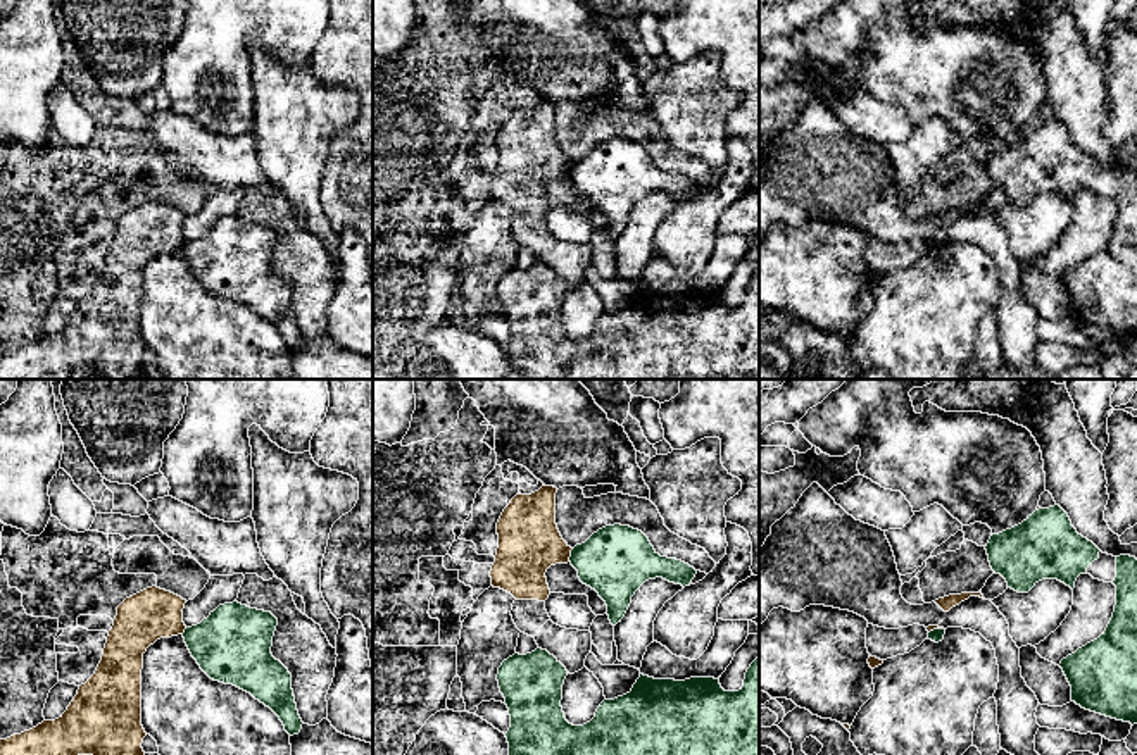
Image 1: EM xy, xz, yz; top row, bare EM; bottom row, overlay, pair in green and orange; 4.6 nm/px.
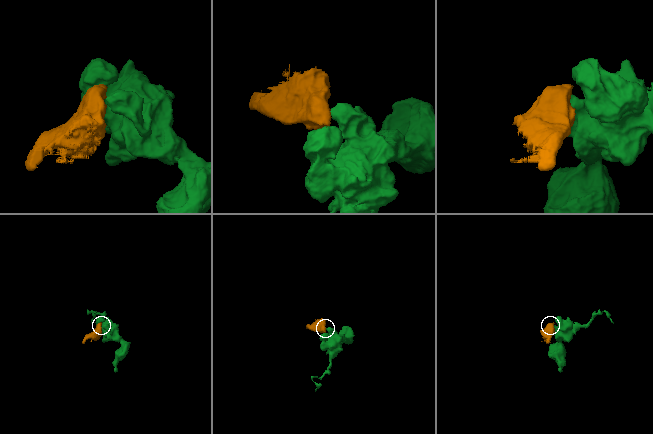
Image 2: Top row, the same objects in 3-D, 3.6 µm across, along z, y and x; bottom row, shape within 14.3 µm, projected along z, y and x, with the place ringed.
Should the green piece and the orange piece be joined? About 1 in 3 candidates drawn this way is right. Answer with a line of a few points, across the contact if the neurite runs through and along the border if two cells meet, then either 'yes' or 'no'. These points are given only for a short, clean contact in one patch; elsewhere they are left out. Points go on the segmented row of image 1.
xz (573, 549), (568, 561) | no

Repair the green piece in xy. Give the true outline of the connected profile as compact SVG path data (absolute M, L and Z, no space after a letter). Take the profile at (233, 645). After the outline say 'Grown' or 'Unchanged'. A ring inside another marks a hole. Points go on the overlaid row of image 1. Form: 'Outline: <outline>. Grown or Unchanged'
Outline: M238 602L219 605L200 624L186 627L185 643L214 681L233 684L269 707L293 736L302 729L292 674L273 657L278 619Z. Unchanged

